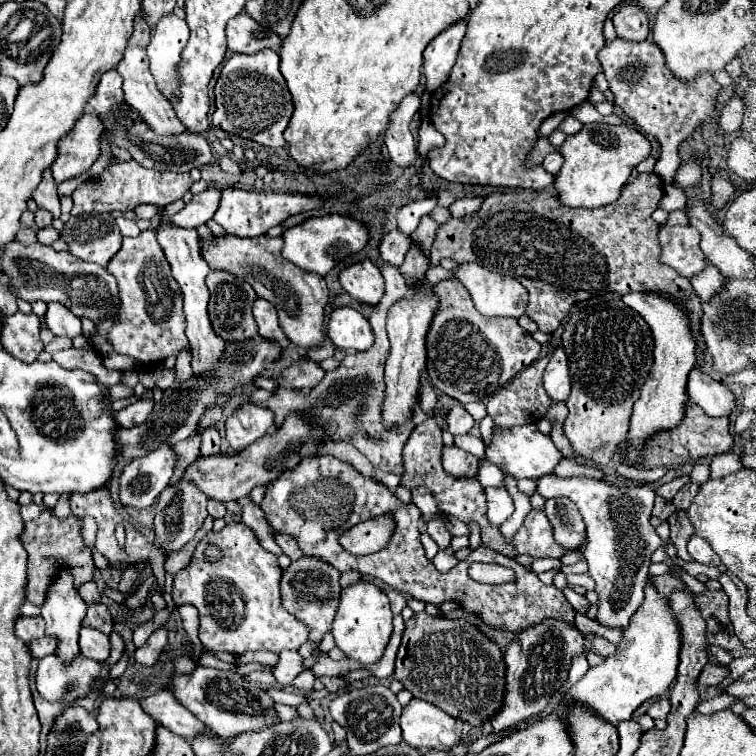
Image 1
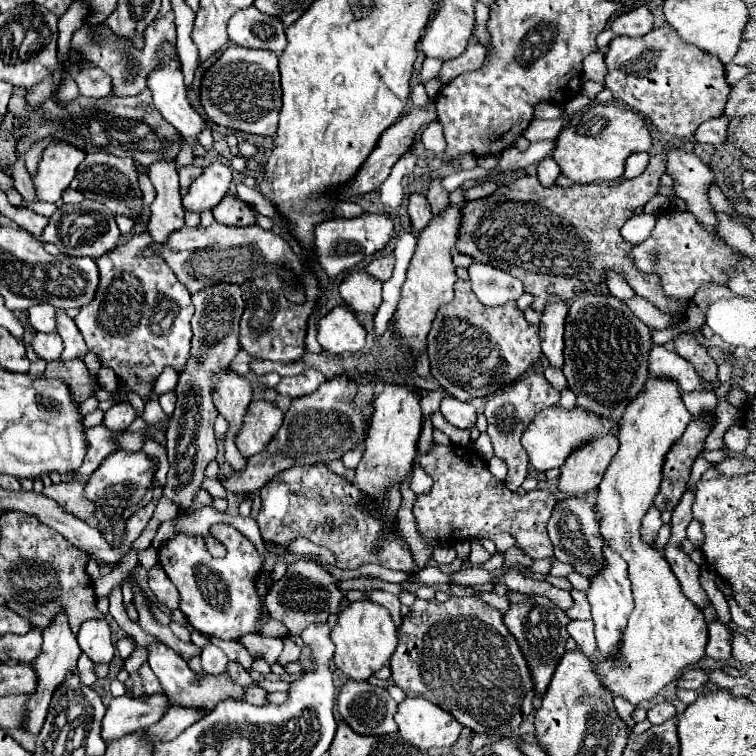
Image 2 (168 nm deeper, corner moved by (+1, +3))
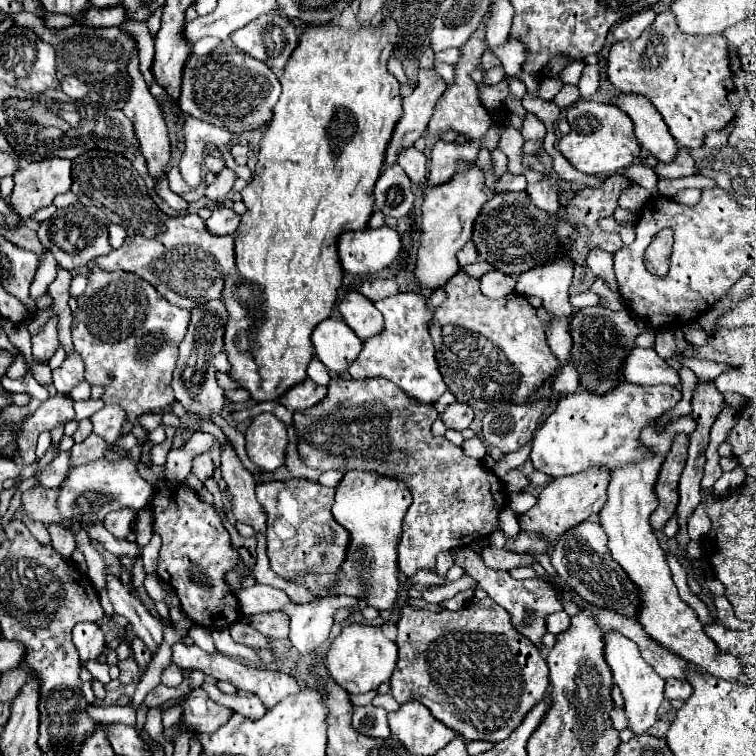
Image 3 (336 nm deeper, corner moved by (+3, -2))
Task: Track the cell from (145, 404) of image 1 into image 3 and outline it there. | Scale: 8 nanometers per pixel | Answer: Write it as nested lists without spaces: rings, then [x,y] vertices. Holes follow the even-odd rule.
[[[104,405],[98,413],[90,417],[90,421],[92,421],[92,431],[96,435],[106,439],[108,443],[116,443],[122,435],[122,425],[126,423],[126,417],[120,407]]]

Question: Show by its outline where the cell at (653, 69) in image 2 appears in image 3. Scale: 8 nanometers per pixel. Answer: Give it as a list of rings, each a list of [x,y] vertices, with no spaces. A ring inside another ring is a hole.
[[[672,11],[656,15],[654,23],[636,39],[636,41],[618,41],[610,49],[608,57],[608,79],[620,93],[640,93],[652,101],[658,113],[664,117],[672,137],[680,147],[700,149],[708,131],[720,131],[736,117],[730,107],[730,87],[732,71],[728,63],[728,41],[724,35],[688,35],[678,29],[676,17]]]

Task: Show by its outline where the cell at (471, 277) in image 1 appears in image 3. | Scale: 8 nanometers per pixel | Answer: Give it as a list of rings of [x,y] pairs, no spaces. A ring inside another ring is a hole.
[[[500,271],[484,273],[484,275],[480,277],[480,281],[482,281],[482,285],[480,285],[482,293],[488,295],[488,297],[494,297],[494,299],[506,297],[506,295],[512,293],[514,287],[516,287],[516,281],[514,281],[510,275],[500,273]]]

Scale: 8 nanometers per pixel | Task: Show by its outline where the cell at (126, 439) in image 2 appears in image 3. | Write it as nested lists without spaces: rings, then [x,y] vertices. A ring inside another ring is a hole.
[[[60,451],[48,465],[46,469],[42,469],[38,475],[36,475],[36,485],[40,487],[60,487],[62,481],[66,479],[68,475],[68,459],[70,459],[70,451]]]

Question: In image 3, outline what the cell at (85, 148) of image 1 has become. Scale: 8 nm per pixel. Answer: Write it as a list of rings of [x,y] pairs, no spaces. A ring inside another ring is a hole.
[[[46,159],[46,161],[38,161],[38,163],[28,163],[14,175],[14,191],[10,193],[10,207],[18,215],[20,223],[24,223],[38,209],[52,205],[56,195],[68,193],[70,187],[72,187],[72,161]]]

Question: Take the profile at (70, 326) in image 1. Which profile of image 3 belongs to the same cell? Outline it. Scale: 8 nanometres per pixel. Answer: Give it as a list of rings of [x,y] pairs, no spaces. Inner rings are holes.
[[[72,353],[64,359],[62,367],[52,371],[54,387],[60,395],[68,395],[80,381],[84,381],[84,363],[78,353]]]

